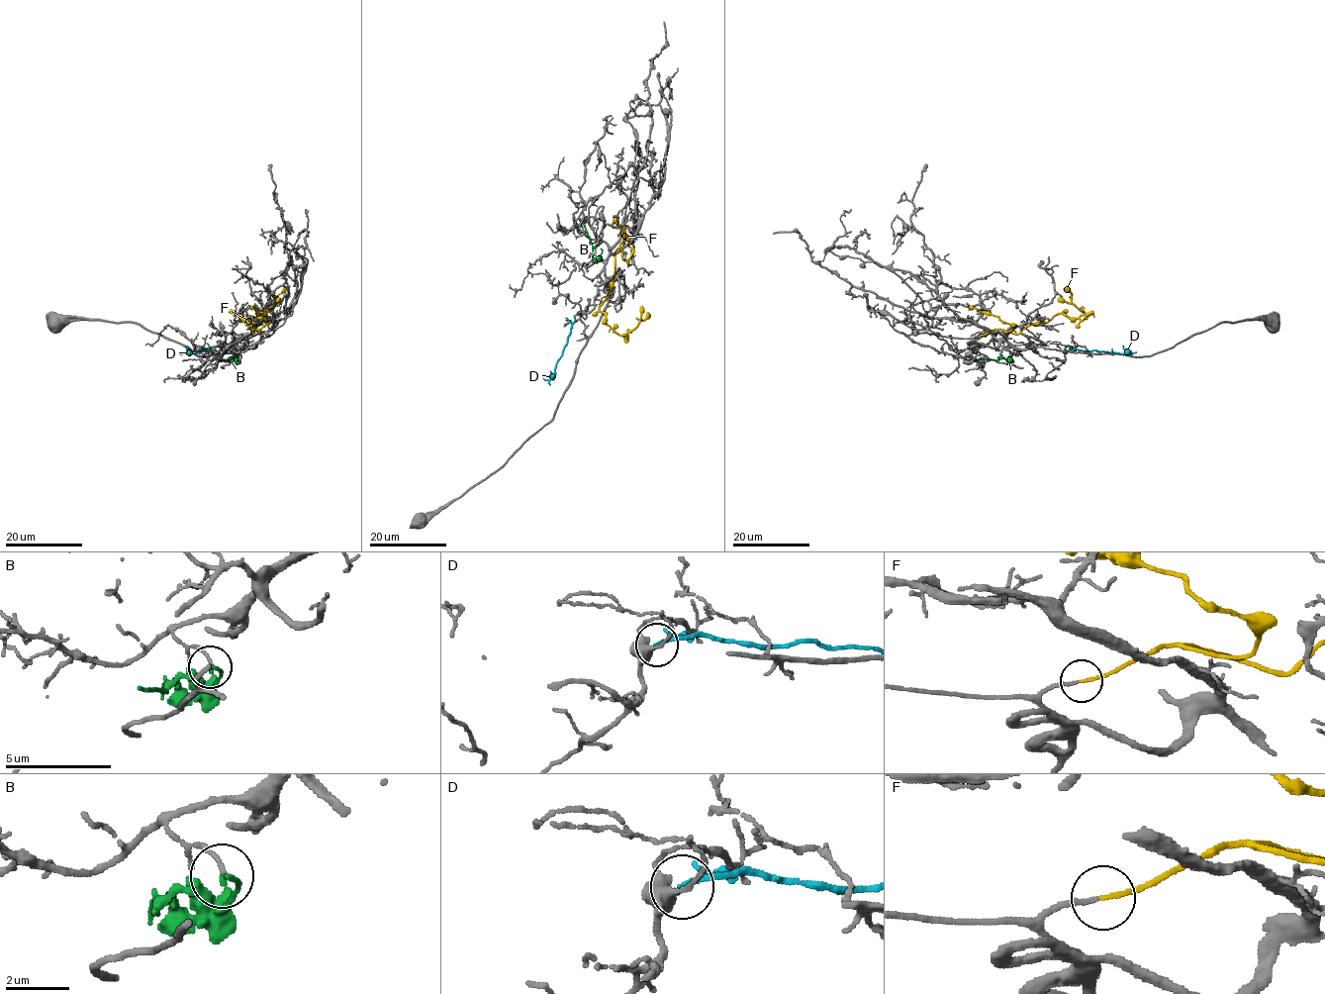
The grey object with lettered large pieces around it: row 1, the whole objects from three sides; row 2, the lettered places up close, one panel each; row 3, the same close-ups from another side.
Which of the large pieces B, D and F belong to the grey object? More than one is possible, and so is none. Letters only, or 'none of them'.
F

